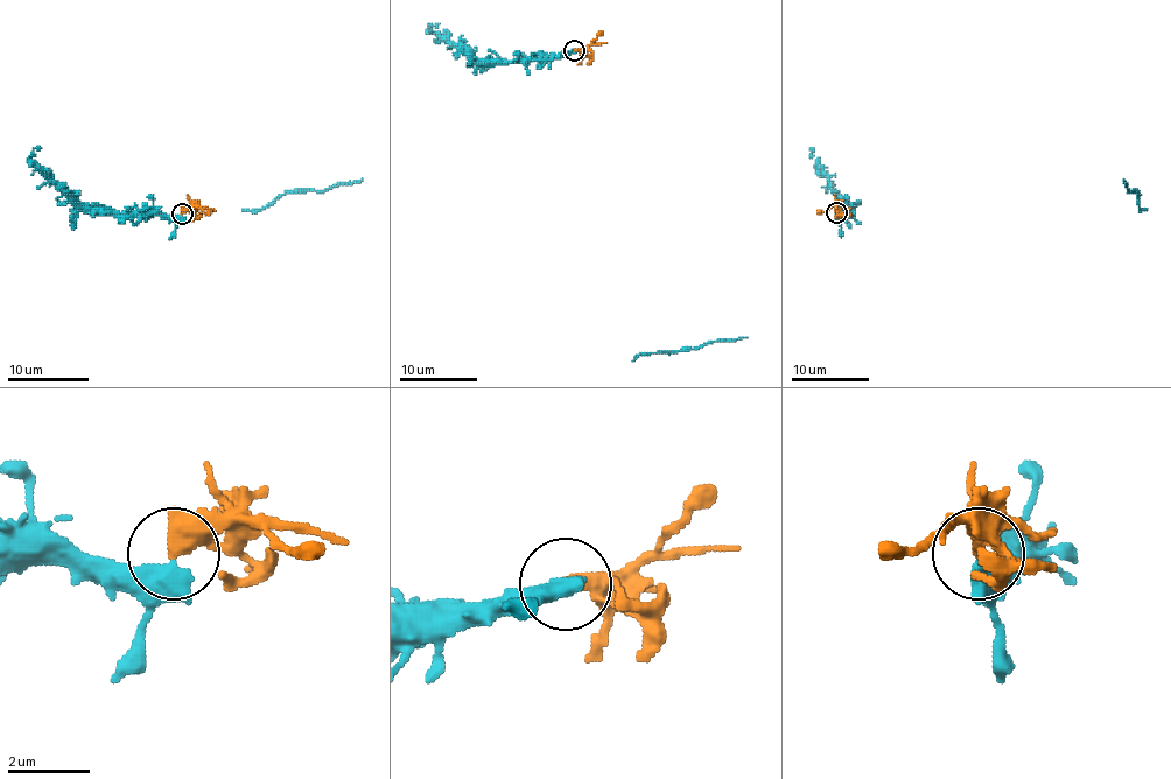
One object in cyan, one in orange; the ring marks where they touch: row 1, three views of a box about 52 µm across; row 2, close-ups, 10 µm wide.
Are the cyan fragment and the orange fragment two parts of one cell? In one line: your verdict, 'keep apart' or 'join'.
keep apart

